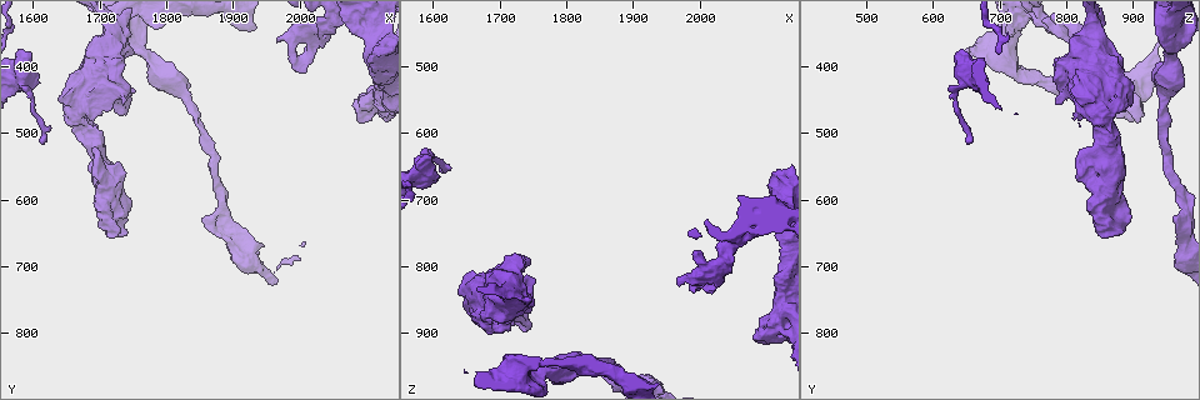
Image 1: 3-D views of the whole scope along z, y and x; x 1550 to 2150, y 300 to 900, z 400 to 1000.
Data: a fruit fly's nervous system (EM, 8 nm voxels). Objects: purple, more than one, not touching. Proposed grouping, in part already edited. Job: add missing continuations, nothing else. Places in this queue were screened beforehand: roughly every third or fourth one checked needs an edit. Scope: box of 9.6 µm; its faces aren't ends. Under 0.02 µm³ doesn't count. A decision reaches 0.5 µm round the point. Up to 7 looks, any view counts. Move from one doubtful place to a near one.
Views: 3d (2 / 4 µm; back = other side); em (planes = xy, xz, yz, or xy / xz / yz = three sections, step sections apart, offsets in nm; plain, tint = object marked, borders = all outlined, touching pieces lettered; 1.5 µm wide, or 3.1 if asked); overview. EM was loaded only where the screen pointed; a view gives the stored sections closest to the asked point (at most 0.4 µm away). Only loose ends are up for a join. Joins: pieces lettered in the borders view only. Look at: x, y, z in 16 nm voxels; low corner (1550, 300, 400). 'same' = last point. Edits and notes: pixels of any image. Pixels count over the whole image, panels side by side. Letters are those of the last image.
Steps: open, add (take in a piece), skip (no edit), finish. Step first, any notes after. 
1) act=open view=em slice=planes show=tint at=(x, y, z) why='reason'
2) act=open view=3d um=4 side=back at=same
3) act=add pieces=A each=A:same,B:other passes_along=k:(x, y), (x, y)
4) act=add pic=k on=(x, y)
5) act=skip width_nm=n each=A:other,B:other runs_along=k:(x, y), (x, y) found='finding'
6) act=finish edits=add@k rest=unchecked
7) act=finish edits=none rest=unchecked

act=open view=em slice=planes show=borders at=(1730, 460, 785) why='an open end'

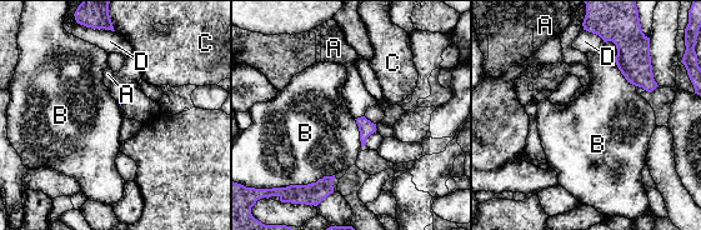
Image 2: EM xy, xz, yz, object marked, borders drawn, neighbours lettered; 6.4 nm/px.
act=skip each=A:other,B:other,C:other,D:other border=2:(334, 174), (299, 185) found='none of them fits'

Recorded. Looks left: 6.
act=open view=3d um=2 at=(2110, 375, 665)

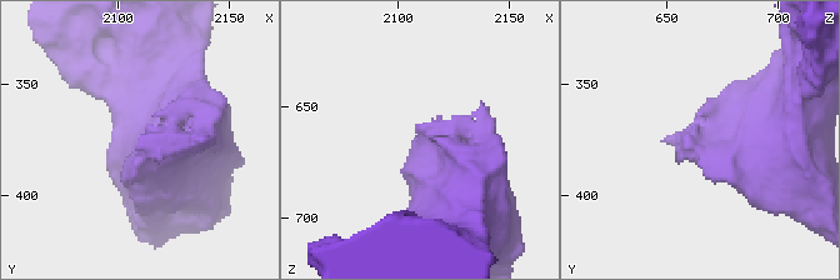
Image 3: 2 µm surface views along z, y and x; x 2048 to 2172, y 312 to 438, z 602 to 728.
act=open view=em slice=planes show=borders at=(2111, 374, 659) why='shape alone is not enough'

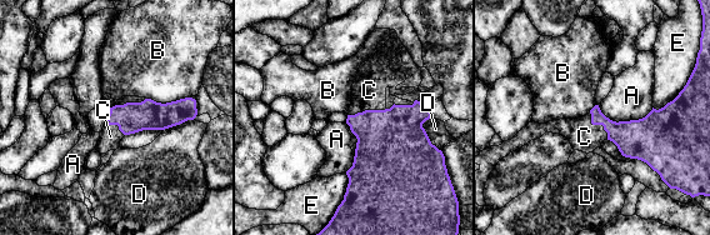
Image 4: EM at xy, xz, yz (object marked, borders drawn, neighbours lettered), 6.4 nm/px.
act=add pieces=C longest_contact=A:360nm each=A:other,B:other,C:same,D:other,E:other passes_along=4:(389, 141), (366, 110), (369, 90) found='the neuron continues'

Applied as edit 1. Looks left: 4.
act=open view=overview why='redraw'

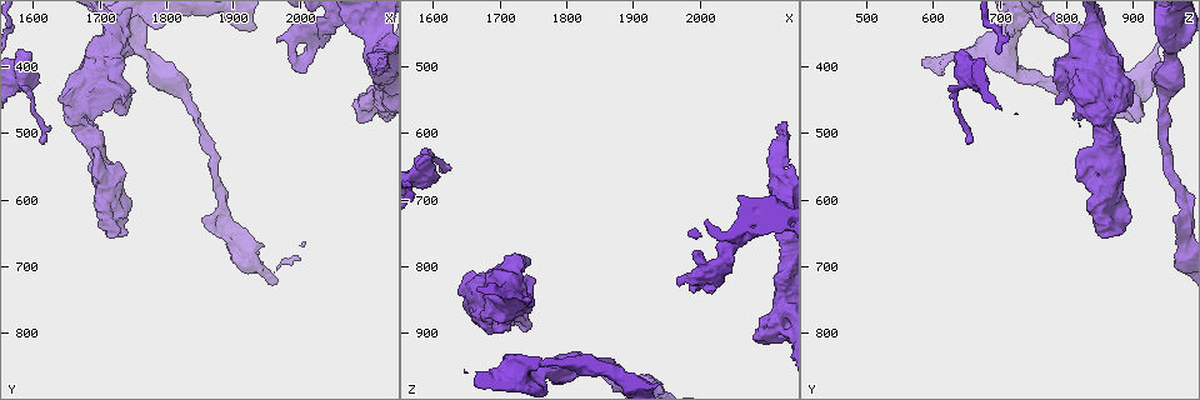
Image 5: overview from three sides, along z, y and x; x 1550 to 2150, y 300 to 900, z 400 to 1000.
act=open view=em slice=planes show=borders at=(1970, 355, 830) why='an open end'

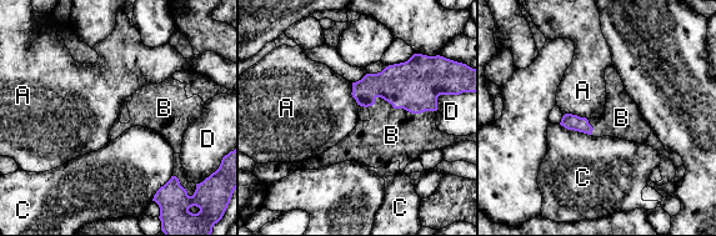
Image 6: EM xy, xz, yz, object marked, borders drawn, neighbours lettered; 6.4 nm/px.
act=add pieces=B each=A:other,B:same,C:other,D:other found='the neuron continues'

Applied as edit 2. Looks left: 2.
act=finish edits=add@4,add@6 rest=unchecked

